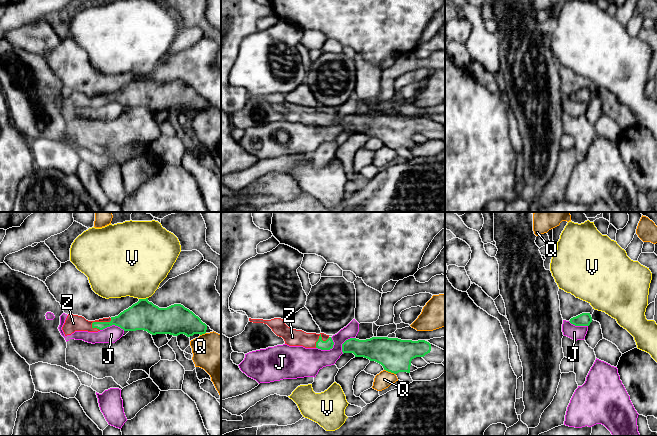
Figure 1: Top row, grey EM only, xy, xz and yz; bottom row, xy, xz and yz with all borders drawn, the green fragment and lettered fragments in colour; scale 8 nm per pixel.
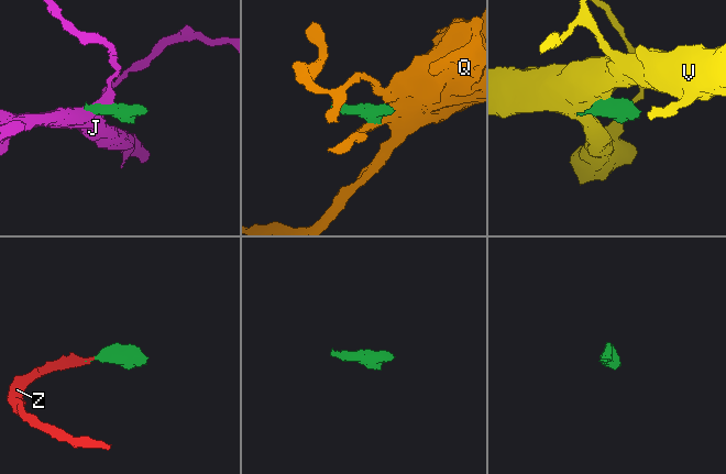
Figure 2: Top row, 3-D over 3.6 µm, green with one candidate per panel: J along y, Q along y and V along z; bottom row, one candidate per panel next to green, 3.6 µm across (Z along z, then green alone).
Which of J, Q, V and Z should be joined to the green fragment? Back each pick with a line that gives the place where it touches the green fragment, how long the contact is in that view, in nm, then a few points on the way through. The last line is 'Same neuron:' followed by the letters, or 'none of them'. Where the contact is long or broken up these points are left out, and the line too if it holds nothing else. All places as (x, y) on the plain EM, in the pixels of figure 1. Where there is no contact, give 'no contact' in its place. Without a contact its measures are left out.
Z: contact xy (100, 98); length 180 nm; way xy (131, 95), (100, 98), (73, 99)
Same neuron: Z

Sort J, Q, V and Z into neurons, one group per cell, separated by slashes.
J / Q / V / Z

